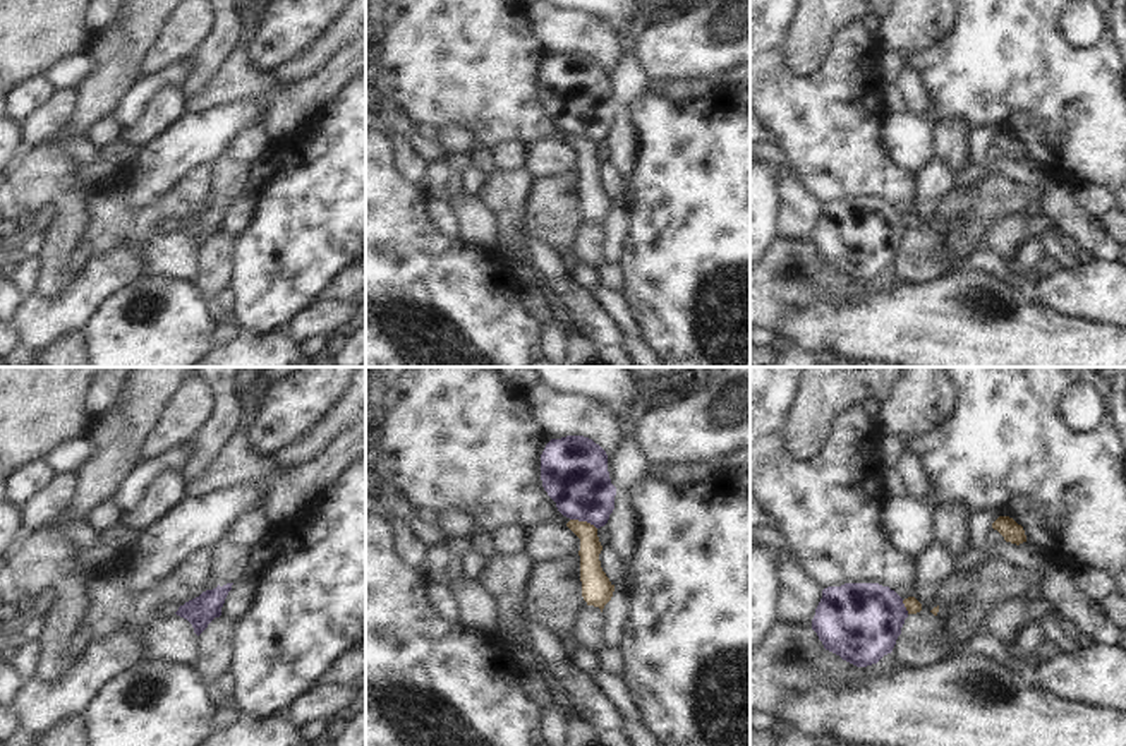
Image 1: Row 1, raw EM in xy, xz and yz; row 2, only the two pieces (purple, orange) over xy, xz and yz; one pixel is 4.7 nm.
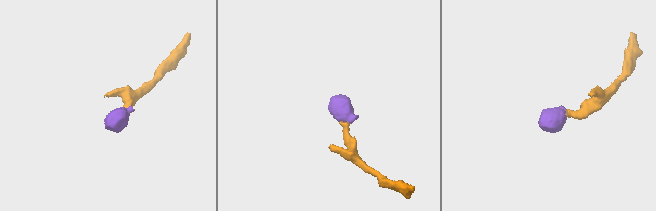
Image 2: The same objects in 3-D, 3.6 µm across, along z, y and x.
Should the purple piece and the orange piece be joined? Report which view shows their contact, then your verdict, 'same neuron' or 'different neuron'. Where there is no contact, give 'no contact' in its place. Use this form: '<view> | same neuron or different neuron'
xz | different neuron

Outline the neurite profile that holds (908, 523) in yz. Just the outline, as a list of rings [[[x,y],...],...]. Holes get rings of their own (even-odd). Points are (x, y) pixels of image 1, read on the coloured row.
[[[889,497],[882,509],[882,526],[899,554],[915,561],[935,545],[934,511],[915,497]]]

